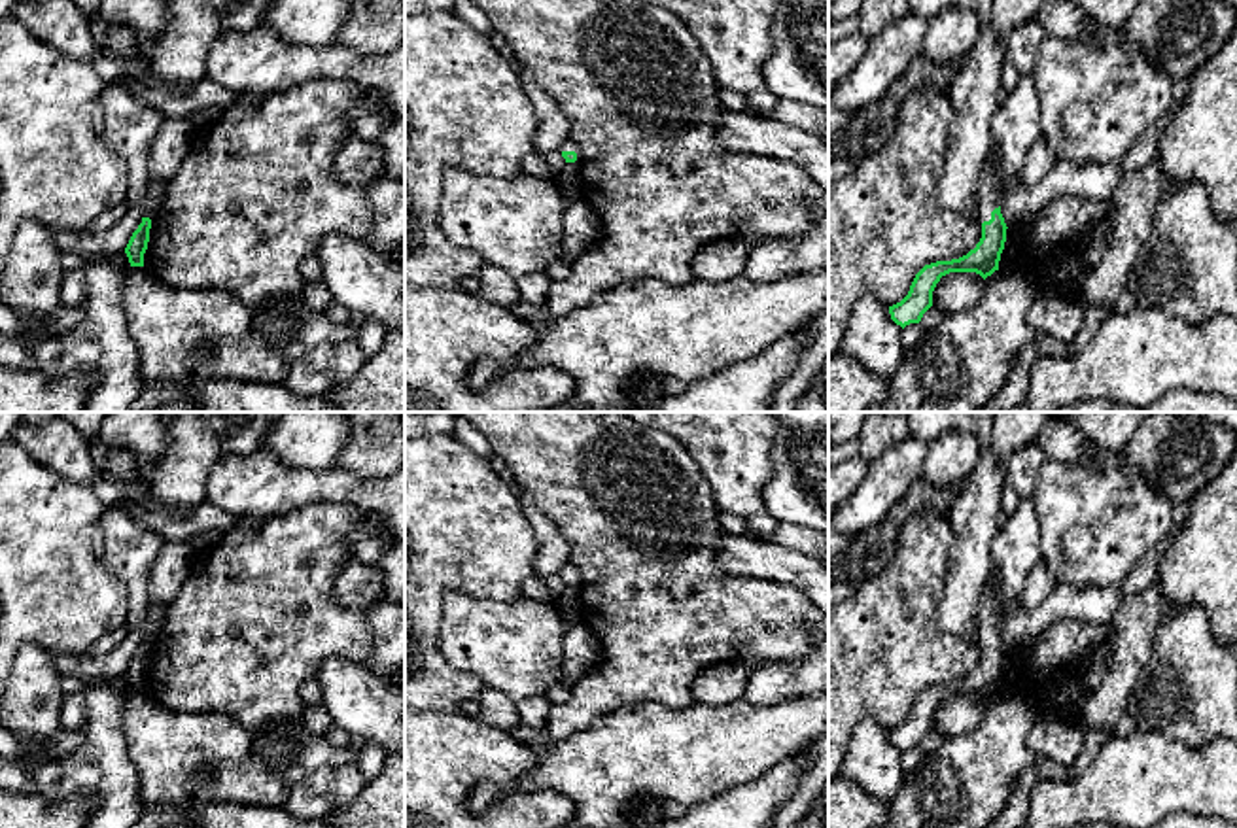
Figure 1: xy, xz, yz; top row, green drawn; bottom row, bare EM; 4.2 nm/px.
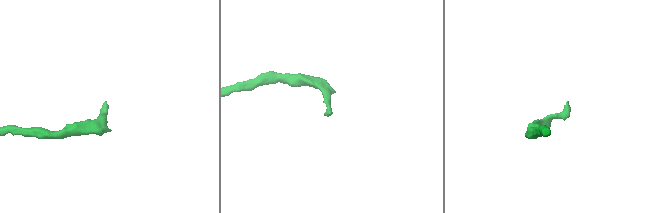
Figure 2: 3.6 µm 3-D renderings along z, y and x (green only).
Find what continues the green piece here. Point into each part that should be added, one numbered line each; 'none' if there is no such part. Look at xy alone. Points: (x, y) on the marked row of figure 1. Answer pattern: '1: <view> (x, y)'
none

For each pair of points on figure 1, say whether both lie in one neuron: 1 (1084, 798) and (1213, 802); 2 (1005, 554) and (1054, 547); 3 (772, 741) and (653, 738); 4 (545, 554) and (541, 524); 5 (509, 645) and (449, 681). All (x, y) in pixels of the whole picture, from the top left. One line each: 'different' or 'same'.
1: same
2: different
3: same
4: same
5: different

